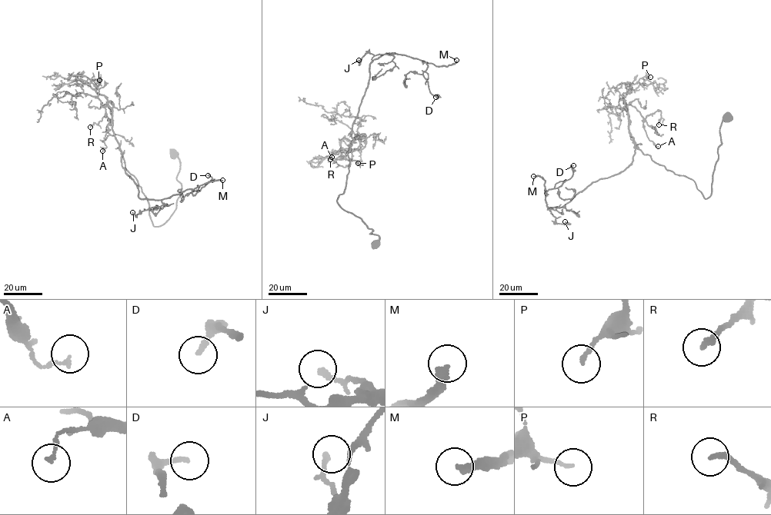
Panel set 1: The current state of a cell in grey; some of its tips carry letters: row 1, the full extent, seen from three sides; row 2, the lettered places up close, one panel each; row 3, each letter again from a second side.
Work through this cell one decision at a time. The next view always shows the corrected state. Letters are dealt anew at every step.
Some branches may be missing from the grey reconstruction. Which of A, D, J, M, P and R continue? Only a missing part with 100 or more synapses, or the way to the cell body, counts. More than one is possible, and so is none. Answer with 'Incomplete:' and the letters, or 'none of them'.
Incomplete: M

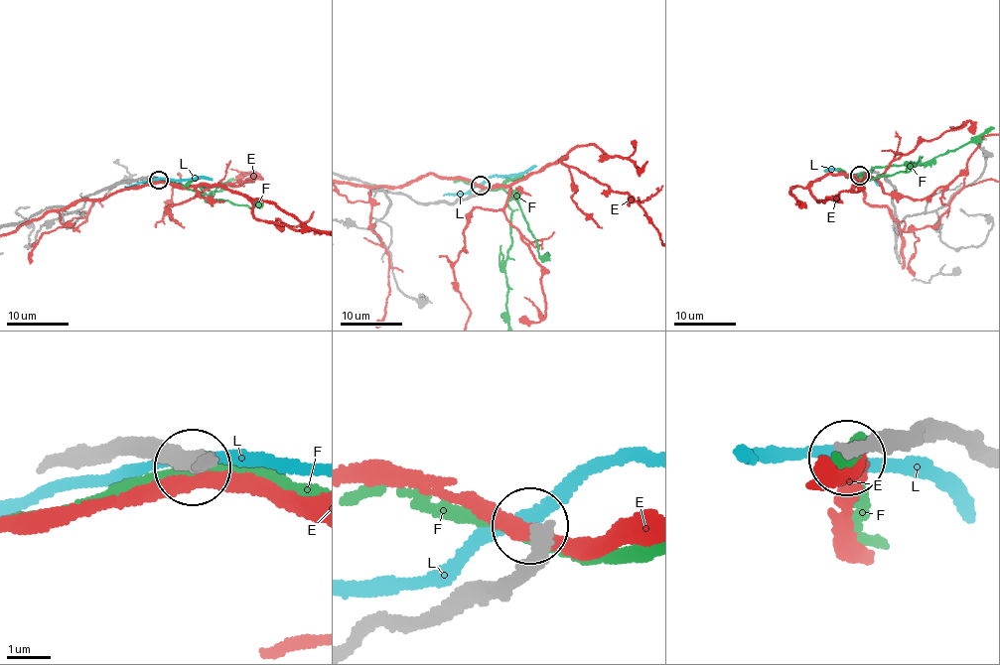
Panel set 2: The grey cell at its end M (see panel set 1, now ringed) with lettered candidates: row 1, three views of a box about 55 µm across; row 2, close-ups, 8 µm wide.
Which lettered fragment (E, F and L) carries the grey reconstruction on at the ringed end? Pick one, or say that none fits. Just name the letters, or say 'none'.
none

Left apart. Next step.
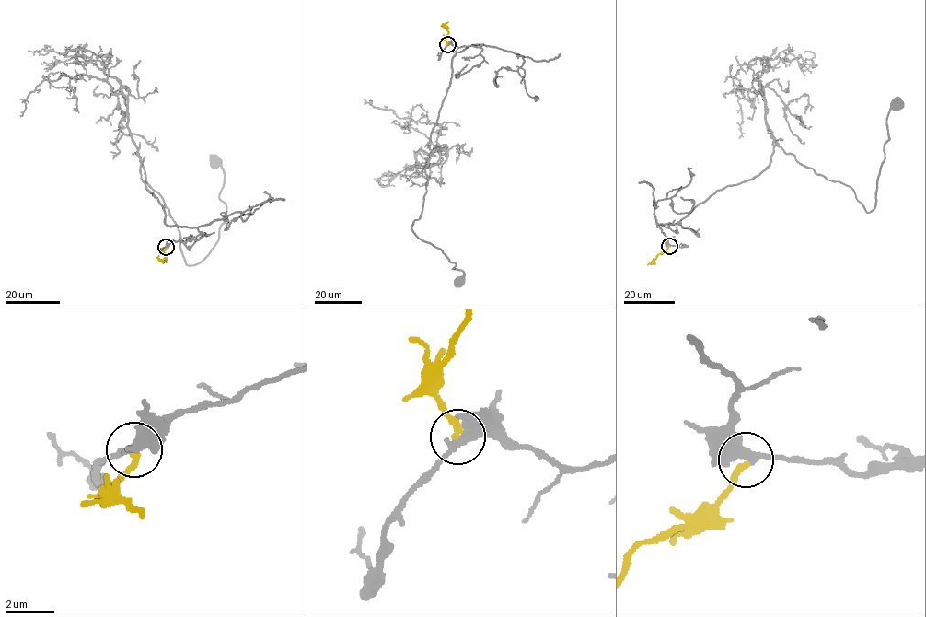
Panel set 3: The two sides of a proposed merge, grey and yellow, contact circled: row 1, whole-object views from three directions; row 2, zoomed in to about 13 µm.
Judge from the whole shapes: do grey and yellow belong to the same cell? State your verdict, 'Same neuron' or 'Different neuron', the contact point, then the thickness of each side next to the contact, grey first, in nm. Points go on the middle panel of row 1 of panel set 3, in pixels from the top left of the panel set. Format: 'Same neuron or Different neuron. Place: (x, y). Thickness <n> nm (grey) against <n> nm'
Different neuron. Place: (447, 44). Thickness 400 nm (grey) against 240 nm

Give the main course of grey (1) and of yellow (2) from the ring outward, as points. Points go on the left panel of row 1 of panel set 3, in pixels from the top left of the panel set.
1: (165, 247), (201, 232), (165, 223), (141, 158), (189, 265), (208, 253), (223, 223), (224, 176), (215, 159)
2: (165, 247), (163, 251), (167, 254), (161, 260), (167, 262)

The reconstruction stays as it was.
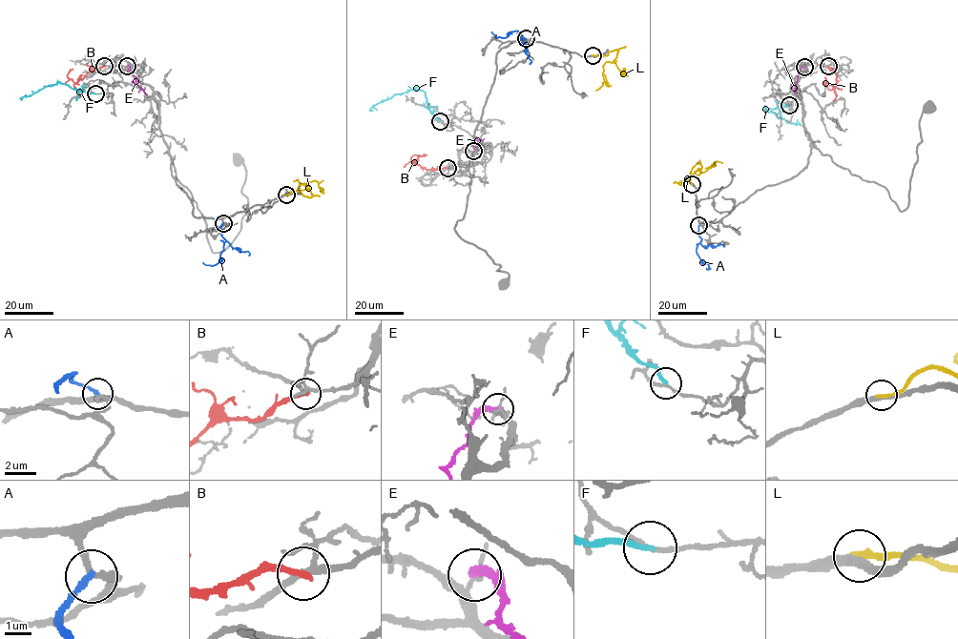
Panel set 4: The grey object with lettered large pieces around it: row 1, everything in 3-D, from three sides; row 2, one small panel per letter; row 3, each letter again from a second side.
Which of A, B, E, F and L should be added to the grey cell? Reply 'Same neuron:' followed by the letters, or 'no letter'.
Same neuron: no letter

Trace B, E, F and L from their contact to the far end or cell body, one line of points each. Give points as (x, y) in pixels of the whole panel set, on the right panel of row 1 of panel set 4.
B: (828, 67), (835, 72), (834, 89), (824, 76)
E: (804, 67), (797, 76), (794, 91), (796, 92)
F: (789, 105), (764, 108), (787, 122), (799, 122)
L: (692, 184), (688, 178), (679, 183), (688, 176), (705, 172), (717, 161), (722, 162)

